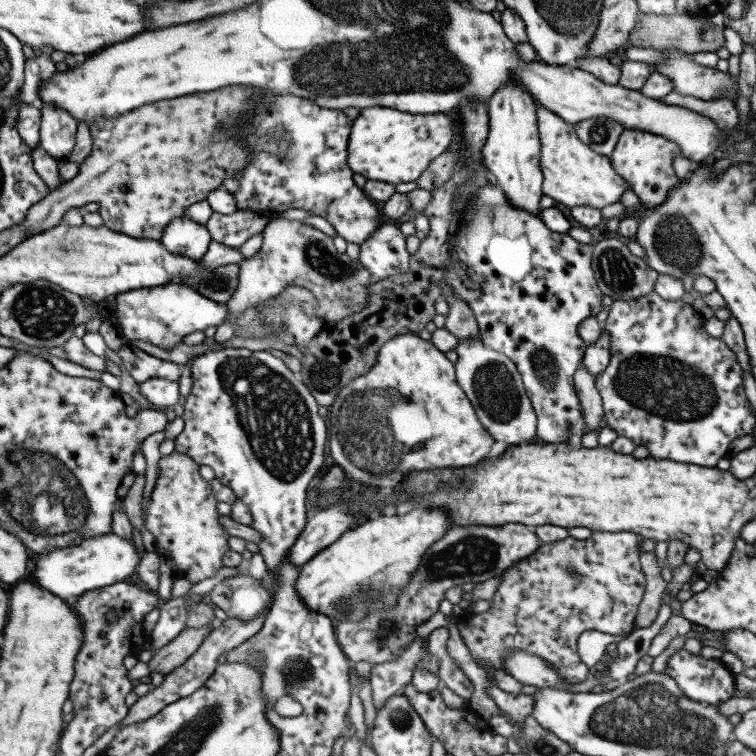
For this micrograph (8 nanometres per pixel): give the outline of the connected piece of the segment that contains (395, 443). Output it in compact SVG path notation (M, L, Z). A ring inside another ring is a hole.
M411 332L388 340L380 348L376 364L370 368L370 372L344 386L328 409L330 416L326 416L326 424L330 456L352 478L366 480L366 474L376 474L370 478L370 482L378 482L376 486L380 488L396 486L396 480L400 480L412 468L432 470L476 464L490 452L496 441L482 426L470 399L460 388L456 380L455 364L446 358L444 352L435 348L432 341L423 340Z

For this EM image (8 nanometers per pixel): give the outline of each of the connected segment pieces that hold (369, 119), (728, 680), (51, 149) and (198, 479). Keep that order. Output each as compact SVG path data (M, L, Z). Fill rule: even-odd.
M364 108L354 120L352 134L348 140L348 166L353 174L360 174L367 180L380 180L397 185L400 182L416 182L428 168L430 162L440 157L456 136L458 123L447 113L408 114L388 108ZM424 126L428 136L418 136L416 130Z
M684 647L676 650L676 653L670 656L665 672L670 678L676 680L676 684L685 698L712 707L720 707L734 697L737 690L736 683L734 683L735 674L726 667L721 659L704 658L700 653L694 655Z
M40 107L40 147L50 157L66 161L76 146L77 121L57 107Z
M176 450L168 456L161 456L158 469L148 505L142 507L142 516L155 538L156 550L164 559L174 562L177 578L189 580L193 585L214 578L224 568L224 555L230 551L230 533L220 523L221 514L210 482L200 475L197 462Z

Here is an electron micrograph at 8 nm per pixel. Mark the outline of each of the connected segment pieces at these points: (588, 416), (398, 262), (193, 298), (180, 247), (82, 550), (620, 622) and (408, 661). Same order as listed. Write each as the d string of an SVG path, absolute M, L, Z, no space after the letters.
M582 364L574 373L574 388L584 411L584 421L586 421L588 432L599 428L602 417L605 415L603 402L596 388L595 376Z
M380 224L380 228L360 244L359 260L374 281L408 272L410 254L406 237L394 224Z
M164 284L156 287L128 290L116 296L116 310L106 316L115 325L125 342L146 340L164 350L172 350L188 334L206 330L228 319L228 306L210 300L186 284Z
M186 215L175 219L164 228L162 244L174 256L200 260L209 248L211 236L206 224L198 224Z
M118 534L84 538L79 545L39 555L32 572L32 582L54 597L74 600L90 590L110 586L132 576L141 558L134 540L124 540Z
M593 531L592 536L590 536L590 538L586 538L586 540L578 540L569 536L568 538L564 538L564 540L560 540L560 542L550 542L550 544L542 543L540 548L538 548L538 550L536 550L532 555L527 556L526 559L520 560L518 563L502 572L504 580L498 586L496 594L494 594L494 598L492 600L492 606L487 612L482 612L482 614L479 615L460 615L460 620L458 621L460 635L462 636L464 644L468 647L475 662L481 665L486 670L488 677L495 682L495 669L501 669L506 672L506 668L504 668L504 664L502 664L504 657L506 657L506 655L510 655L514 649L522 649L536 656L542 657L542 659L548 663L548 667L552 666L552 670L556 671L558 676L564 677L564 679L570 681L572 684L584 681L590 672L589 666L586 666L586 664L582 662L578 654L577 642L578 638L582 635L582 632L585 632L586 630L598 630L599 632L612 634L613 636L621 636L623 633L632 633L636 628L635 619L638 609L640 608L640 602L643 600L647 584L640 561L640 544L642 544L644 540L646 540L646 537L642 537L642 535L632 532Z
M416 638L406 651L394 662L382 662L371 666L370 683L374 698L374 708L382 708L387 699L400 693L407 682L411 682L416 664L428 652L425 650L424 638Z

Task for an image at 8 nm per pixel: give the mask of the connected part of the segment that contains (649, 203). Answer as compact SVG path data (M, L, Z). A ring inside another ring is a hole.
M624 129L610 159L614 170L630 184L643 207L653 209L666 200L668 191L680 181L674 172L673 160L681 151L674 142L643 131Z

